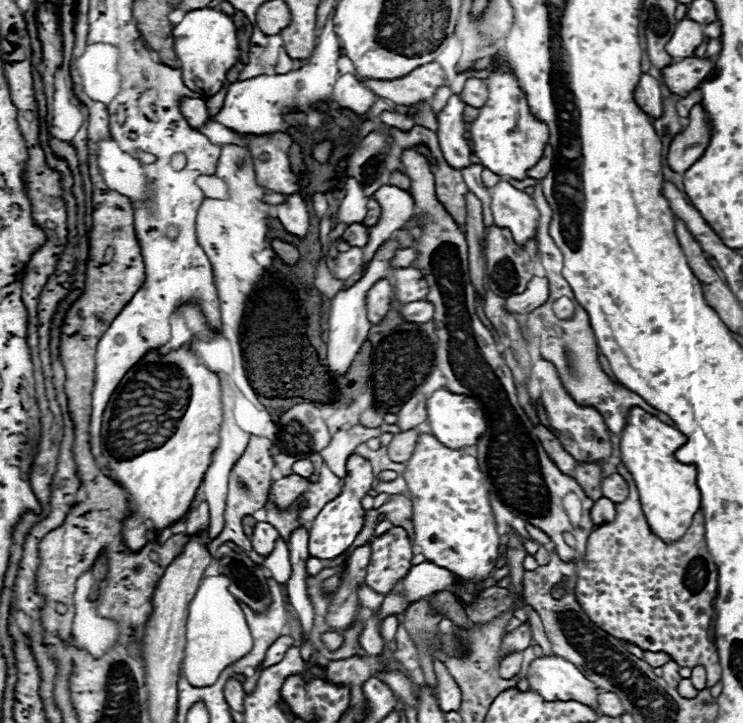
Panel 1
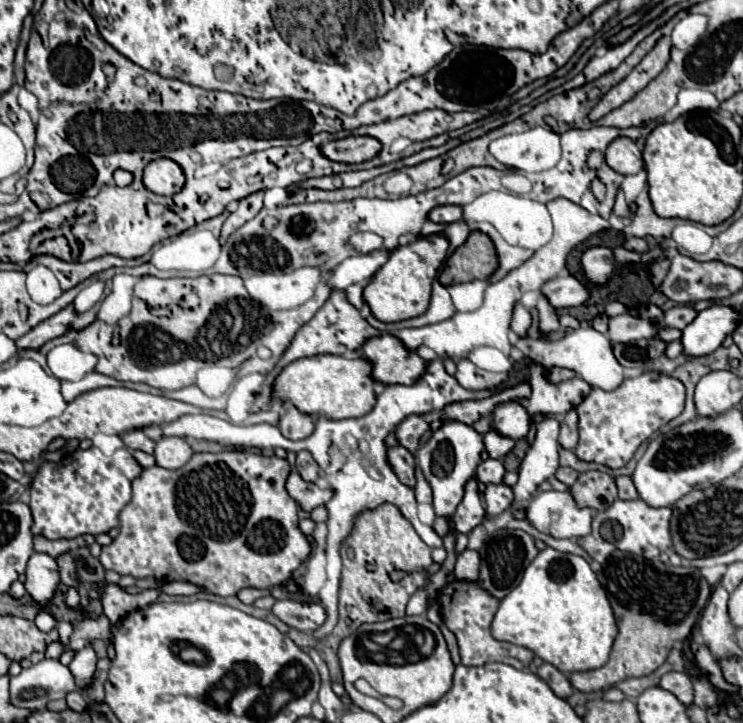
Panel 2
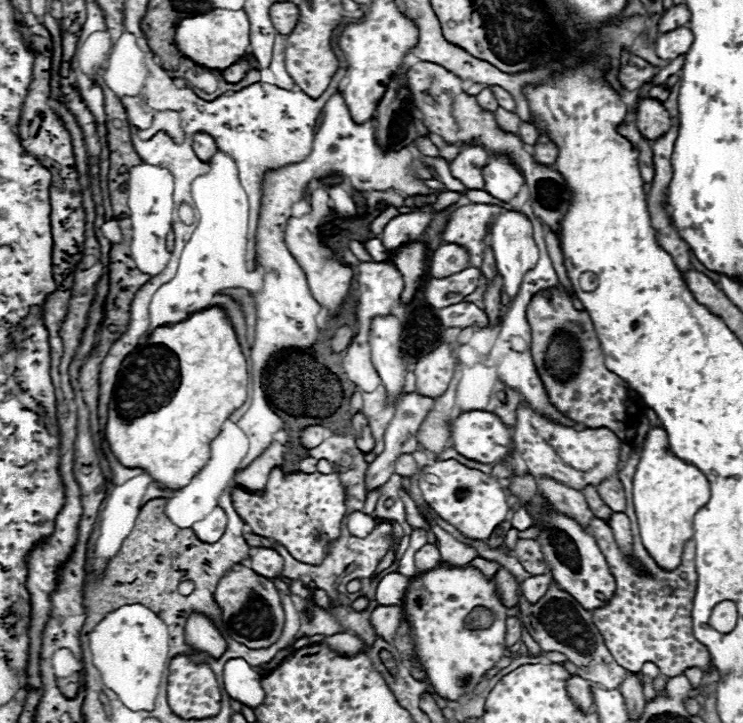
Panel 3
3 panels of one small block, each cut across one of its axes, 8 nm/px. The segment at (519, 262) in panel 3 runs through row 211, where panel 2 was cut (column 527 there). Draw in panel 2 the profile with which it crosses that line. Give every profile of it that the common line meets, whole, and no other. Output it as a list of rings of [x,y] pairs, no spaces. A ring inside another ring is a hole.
[[[568,490],[538,492],[526,506],[530,522],[554,538],[580,538],[590,534],[592,512],[590,508],[580,508]]]

